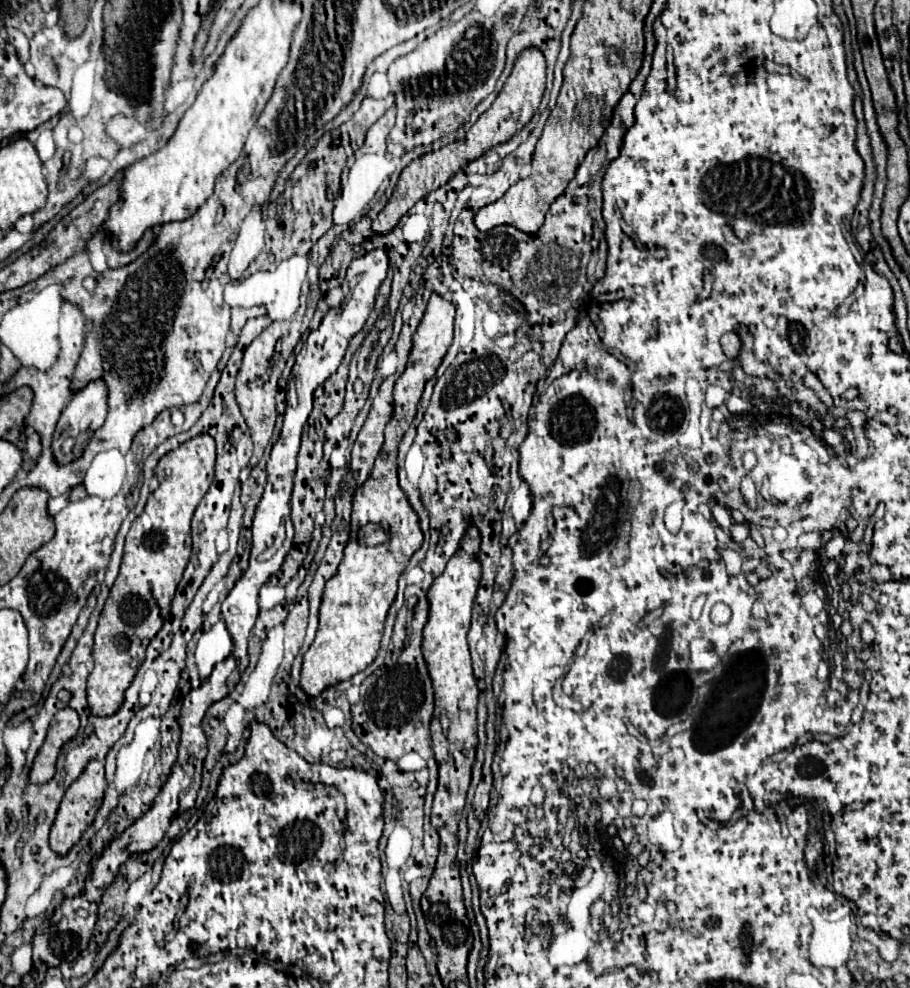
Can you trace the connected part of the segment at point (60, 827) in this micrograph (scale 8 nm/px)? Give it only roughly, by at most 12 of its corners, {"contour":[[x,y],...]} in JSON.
{"contour":[[92,759],[60,801],[50,845],[68,853],[102,805],[104,763]]}

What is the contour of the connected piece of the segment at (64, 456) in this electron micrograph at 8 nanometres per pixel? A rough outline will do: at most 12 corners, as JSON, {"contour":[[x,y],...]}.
{"contour":[[102,377],[72,395],[54,431],[56,461],[82,453],[108,413]]}

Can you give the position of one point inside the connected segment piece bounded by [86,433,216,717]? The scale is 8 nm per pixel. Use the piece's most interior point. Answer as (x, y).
(158, 545)

